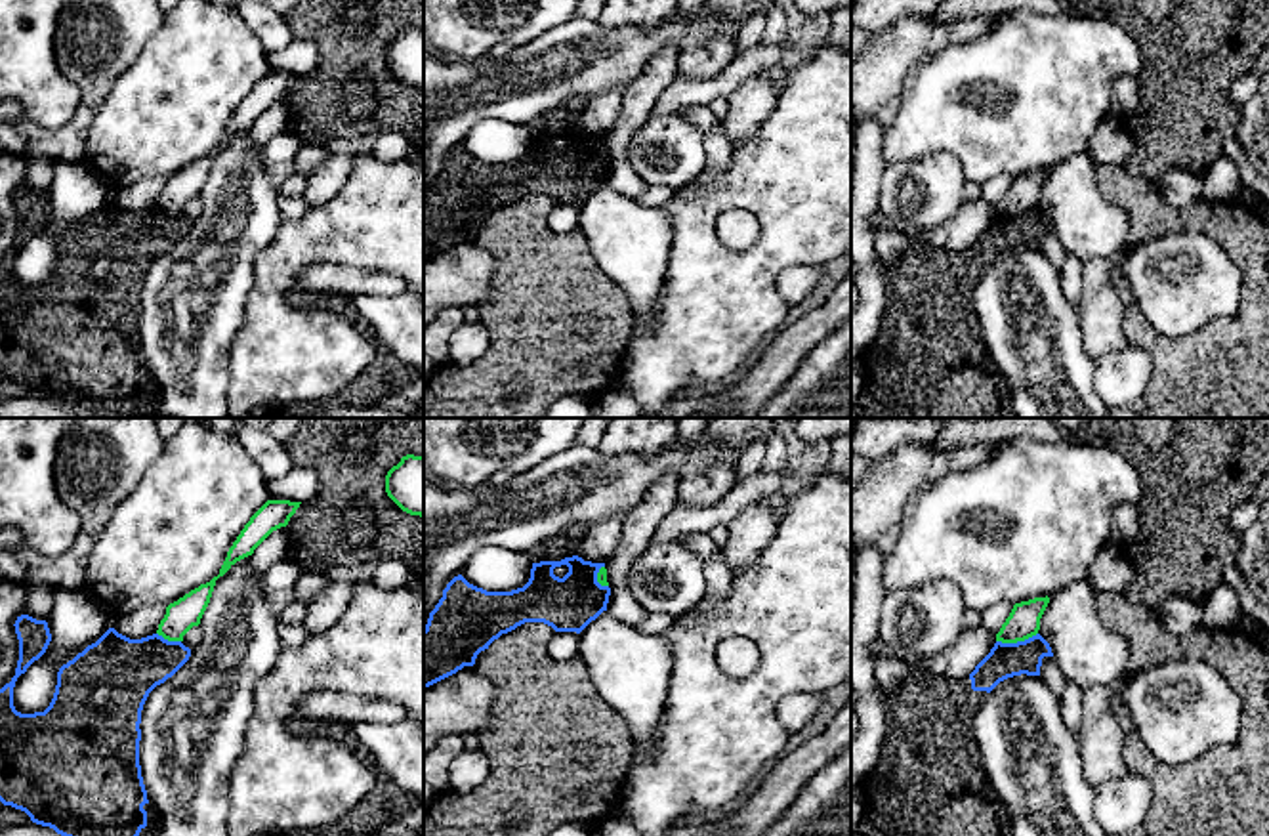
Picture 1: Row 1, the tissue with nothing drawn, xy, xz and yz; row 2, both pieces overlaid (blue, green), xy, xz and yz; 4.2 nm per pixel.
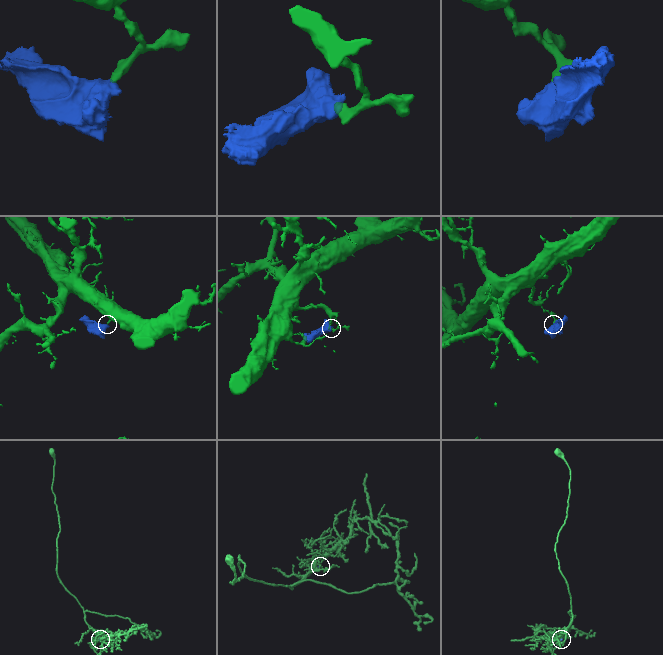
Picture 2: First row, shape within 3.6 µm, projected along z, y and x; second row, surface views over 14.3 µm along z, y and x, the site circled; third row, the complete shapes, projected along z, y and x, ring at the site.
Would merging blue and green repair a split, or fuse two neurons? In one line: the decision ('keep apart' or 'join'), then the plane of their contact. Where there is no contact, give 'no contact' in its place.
keep apart; meets blue in yz

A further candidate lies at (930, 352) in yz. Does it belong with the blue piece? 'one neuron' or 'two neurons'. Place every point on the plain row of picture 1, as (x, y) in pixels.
one neuron

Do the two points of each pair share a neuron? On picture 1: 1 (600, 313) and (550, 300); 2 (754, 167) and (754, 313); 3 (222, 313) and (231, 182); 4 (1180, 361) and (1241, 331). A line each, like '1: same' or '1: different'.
1: same
2: same
3: same
4: same

